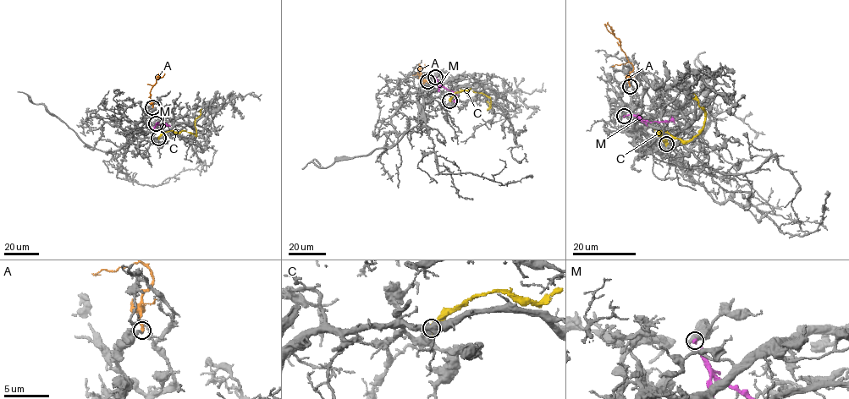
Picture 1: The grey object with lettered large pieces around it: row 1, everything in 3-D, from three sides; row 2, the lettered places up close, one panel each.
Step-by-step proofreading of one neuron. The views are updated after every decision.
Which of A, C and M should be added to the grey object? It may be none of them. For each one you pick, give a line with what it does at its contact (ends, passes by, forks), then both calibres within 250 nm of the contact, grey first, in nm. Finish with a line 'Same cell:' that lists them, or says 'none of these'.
Same cell: none of these

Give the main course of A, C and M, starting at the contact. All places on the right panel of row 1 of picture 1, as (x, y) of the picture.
A: (629, 85), (633, 65), (608, 24)
C: (666, 143), (659, 131), (658, 134), (667, 132), (690, 140), (702, 128), (705, 112), (692, 93)
M: (624, 115), (634, 114), (651, 122), (669, 122), (671, 116)

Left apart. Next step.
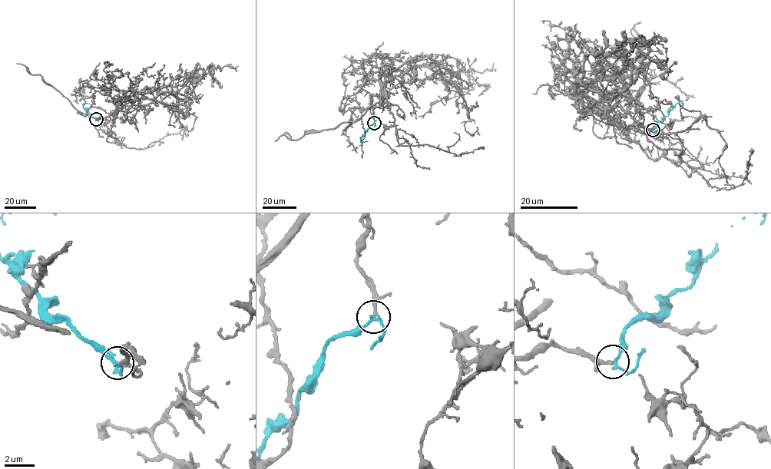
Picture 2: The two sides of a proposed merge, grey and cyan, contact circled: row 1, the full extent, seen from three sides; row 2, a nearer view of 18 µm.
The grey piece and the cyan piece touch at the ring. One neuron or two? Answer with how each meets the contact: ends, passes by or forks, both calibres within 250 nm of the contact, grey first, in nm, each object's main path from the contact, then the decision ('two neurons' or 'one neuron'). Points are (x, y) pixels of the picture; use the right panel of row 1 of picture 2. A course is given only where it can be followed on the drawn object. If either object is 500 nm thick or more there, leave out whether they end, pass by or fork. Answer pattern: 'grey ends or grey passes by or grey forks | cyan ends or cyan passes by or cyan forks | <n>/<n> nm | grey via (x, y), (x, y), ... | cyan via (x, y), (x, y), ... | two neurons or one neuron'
grey ends | cyan passes by | 240/180 nm | grey via (652, 130), (623, 131), (590, 100), (659, 133), (703, 115), (726, 143), (718, 161), (725, 174) | cyan via (653, 130), (656, 122), (666, 117), (680, 100), (682, 102) | one neuron

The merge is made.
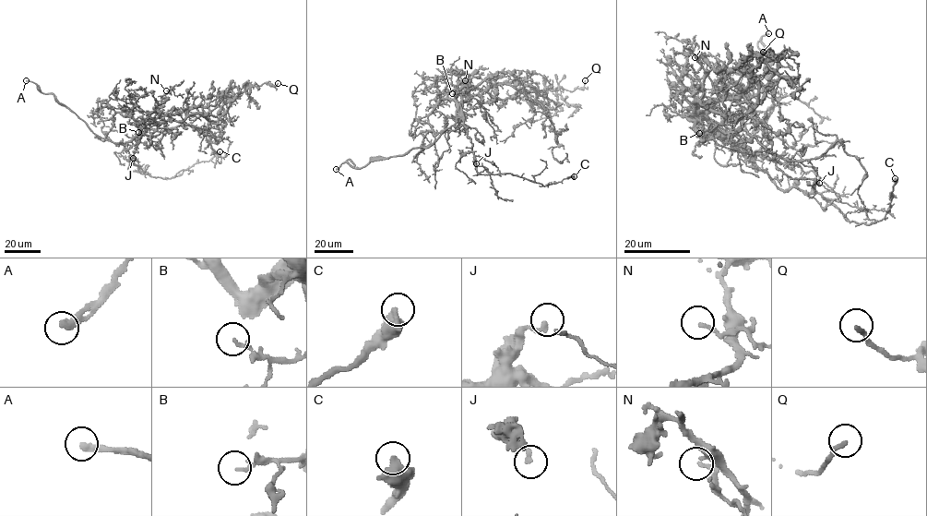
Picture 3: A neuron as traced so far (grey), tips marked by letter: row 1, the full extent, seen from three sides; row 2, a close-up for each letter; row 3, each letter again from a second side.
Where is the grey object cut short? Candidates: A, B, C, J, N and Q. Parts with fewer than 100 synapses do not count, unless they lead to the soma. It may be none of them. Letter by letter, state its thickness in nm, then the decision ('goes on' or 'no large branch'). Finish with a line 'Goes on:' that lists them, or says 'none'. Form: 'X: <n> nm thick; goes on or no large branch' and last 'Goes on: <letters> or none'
A: 340 nm thick; goes on
B: 150 nm thick; no large branch
C: 550 nm thick; no large branch
J: 190 nm thick; no large branch
N: 140 nm thick; no large branch
Q: 190 nm thick; no large branch
Goes on: A

